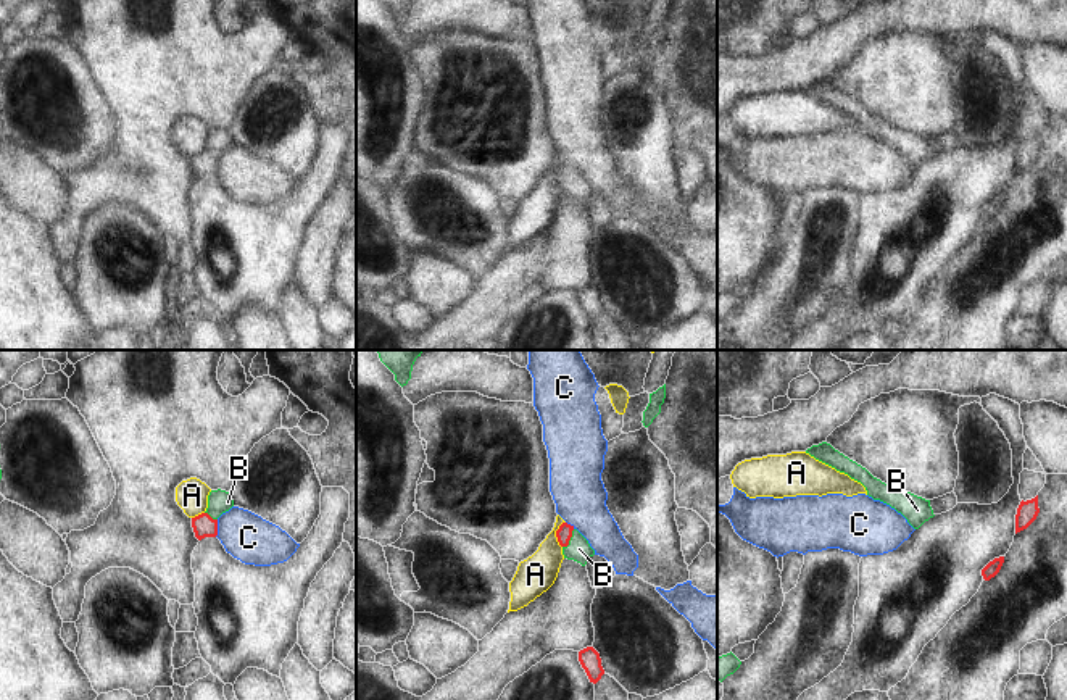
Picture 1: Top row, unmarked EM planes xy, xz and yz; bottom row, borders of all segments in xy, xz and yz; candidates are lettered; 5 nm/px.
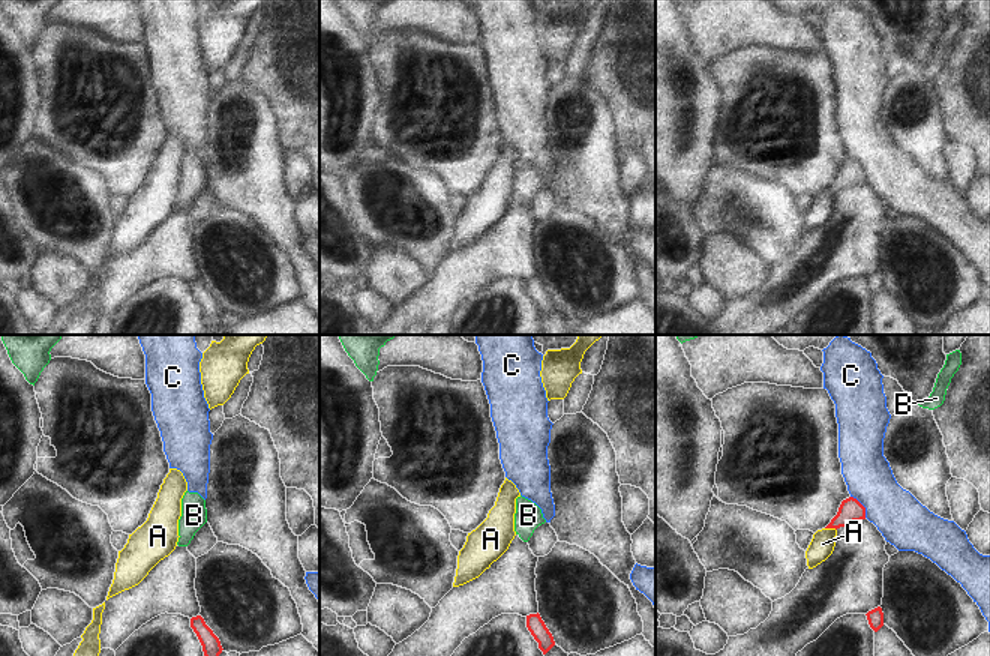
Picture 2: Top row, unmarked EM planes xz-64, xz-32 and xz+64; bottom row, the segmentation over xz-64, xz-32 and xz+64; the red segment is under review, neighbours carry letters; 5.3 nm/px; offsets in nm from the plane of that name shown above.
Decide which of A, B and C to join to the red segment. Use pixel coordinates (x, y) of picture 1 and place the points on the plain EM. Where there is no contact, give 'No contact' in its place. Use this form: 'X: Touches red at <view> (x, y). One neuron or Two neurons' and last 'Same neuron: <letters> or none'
A: Touches red at xz (556, 173). Two neurons
B: Touches red at xz (569, 178). One neuron
C: Touches red at xy (216, 166). Two neurons
Same neuron: B.

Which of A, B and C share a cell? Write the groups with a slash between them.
A / B / C

